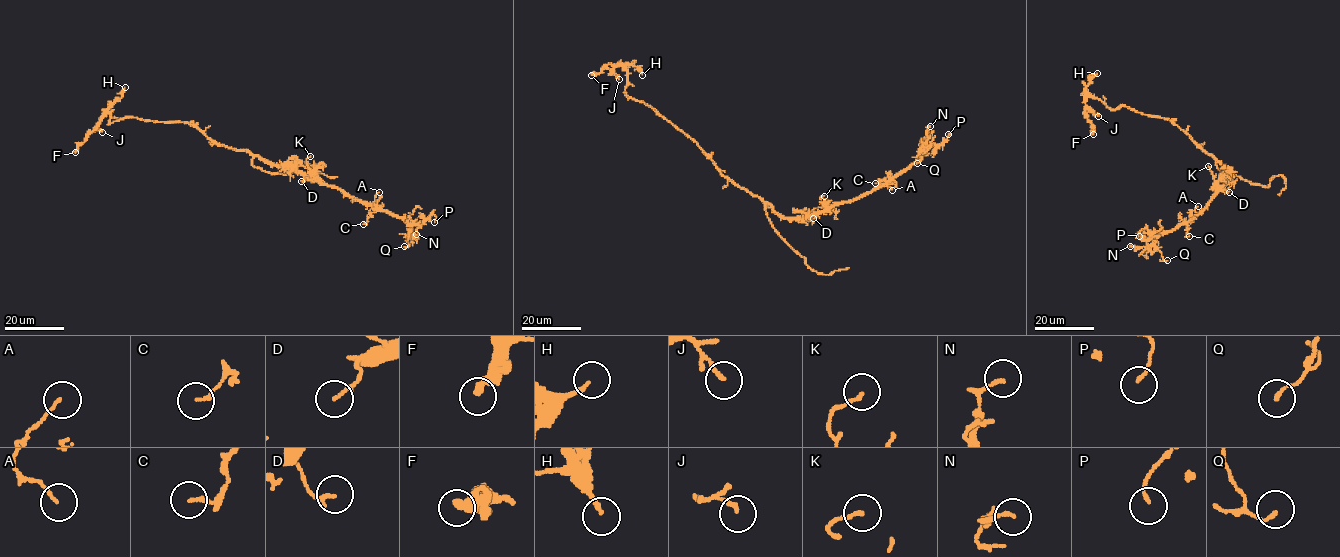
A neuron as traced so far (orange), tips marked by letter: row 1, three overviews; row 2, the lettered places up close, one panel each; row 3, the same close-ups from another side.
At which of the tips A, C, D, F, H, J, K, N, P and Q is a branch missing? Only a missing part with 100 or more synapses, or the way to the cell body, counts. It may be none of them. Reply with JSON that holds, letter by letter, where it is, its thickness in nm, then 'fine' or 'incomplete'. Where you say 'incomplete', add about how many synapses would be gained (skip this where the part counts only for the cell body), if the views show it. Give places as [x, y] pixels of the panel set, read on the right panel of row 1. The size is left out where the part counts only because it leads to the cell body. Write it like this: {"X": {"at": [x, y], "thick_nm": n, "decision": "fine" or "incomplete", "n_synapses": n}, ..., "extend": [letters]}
{"A": {"at": [1198, 206], "thick_nm": 90, "decision": "fine"}, "C": {"at": [1189, 236], "thick_nm": 120, "decision": "fine"}, "D": {"at": [1229, 192], "thick_nm": 140, "decision": "fine"}, "F": {"at": [1093, 134], "thick_nm": 320, "decision": "fine"}, "H": {"at": [1097, 73], "thick_nm": 150, "decision": "fine"}, "J": {"at": [1098, 116], "thick_nm": 150, "decision": "fine"}, "K": {"at": [1208, 166], "thick_nm": 130, "decision": "fine"}, "N": {"at": [1130, 246], "thick_nm": 130, "decision": "fine"}, "P": {"at": [1139, 236], "thick_nm": 100, "decision": "fine"}, "Q": {"at": [1167, 260], "thick_nm": 130, "decision": "fine"}, "extend": []}

